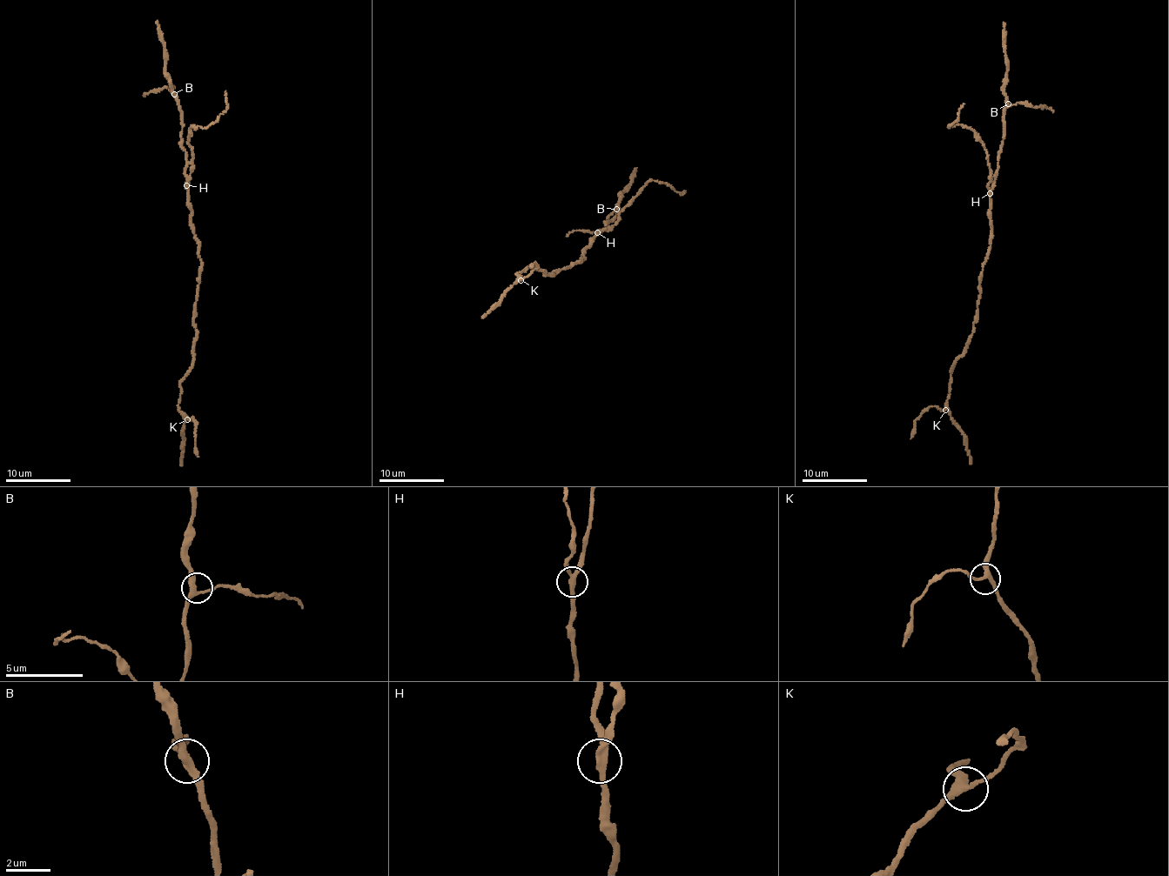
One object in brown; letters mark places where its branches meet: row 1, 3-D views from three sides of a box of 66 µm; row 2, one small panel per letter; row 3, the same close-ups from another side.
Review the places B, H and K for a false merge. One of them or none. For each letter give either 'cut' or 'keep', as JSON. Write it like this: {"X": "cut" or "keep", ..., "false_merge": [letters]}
{"B": "keep", "H": "cut", "K": "keep", "false_merge": ["H"]}

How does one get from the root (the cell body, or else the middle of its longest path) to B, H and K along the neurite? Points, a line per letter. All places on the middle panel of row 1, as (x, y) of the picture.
B: (583, 258), (590, 239), (619, 214), (620, 210), (616, 209)
H: (583, 258), (590, 239), (598, 233)
K: (583, 258), (556, 274), (554, 271), (550, 277), (545, 277), (542, 270), (527, 267), (515, 275), (520, 280)

